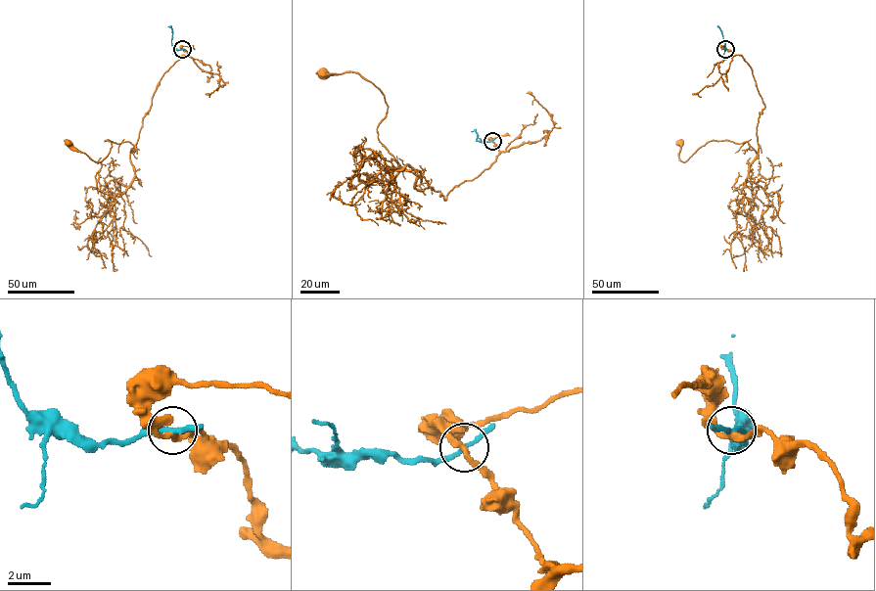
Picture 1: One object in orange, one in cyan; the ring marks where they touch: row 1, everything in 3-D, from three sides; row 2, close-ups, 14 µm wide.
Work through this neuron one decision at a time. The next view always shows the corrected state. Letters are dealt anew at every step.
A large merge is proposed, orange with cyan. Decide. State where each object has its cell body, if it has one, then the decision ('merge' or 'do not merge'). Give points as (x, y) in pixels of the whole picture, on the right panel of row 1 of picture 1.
orange (680, 143) | cyan none | do not merge

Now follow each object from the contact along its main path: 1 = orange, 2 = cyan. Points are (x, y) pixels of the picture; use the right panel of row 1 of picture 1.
1: (725, 49), (752, 68), (764, 106), (759, 150), (747, 142), (711, 140), (682, 161), (681, 143)
2: (725, 49), (718, 26)

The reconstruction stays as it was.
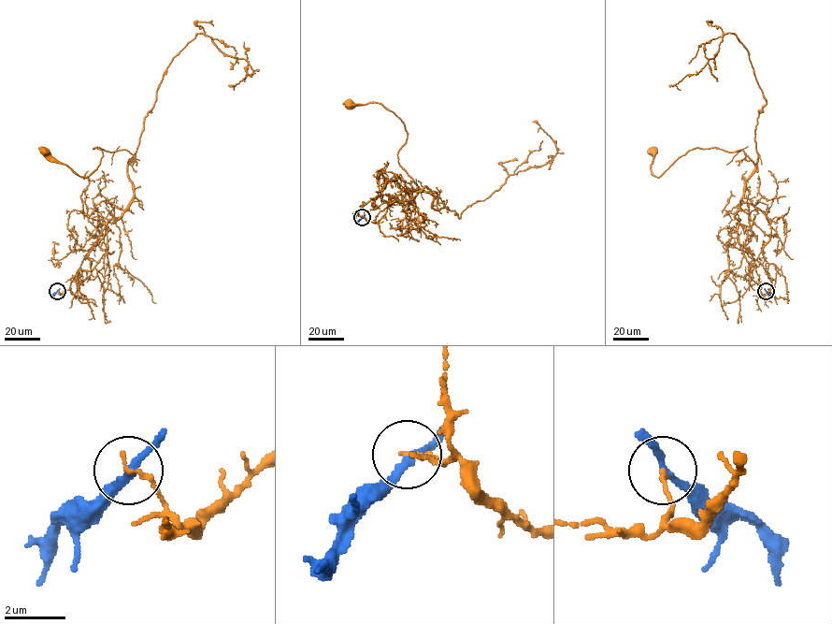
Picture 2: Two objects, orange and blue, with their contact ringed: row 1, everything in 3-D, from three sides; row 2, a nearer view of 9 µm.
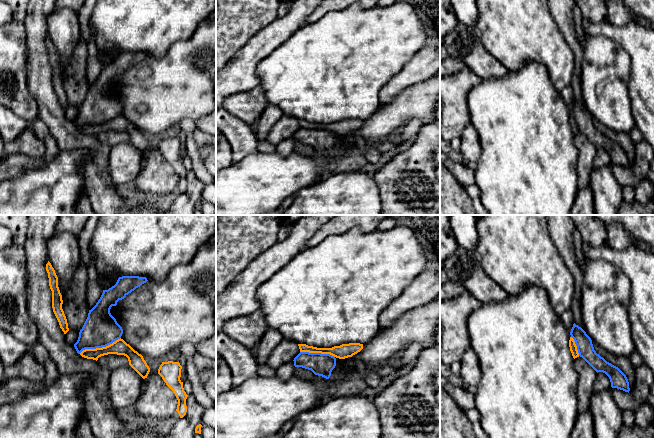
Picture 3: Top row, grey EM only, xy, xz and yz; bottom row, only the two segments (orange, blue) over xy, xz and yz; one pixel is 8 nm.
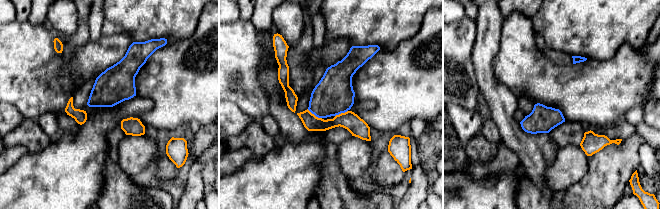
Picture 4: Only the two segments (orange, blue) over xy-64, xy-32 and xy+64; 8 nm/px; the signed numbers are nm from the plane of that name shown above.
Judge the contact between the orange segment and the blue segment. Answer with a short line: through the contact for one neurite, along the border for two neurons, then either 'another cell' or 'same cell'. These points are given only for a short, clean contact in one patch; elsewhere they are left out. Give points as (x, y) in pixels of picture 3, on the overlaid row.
line xy (120, 337), (105, 346), (85, 348), (79, 353); another cell

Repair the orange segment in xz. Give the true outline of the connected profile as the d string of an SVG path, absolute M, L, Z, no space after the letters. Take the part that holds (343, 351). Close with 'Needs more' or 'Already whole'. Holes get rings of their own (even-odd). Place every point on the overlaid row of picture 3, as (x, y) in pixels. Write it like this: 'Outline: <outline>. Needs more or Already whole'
Outline: M360 343L342 344L340 346L334 346L332 348L317 348L308 346L306 344L298 344L298 346L300 352L330 354L339 359L352 357L363 349L363 344Z. Already whole

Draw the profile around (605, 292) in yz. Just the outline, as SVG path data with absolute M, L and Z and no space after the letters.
M605 260L585 261L581 286L585 332L605 351L629 358L635 352L628 313L630 281Z

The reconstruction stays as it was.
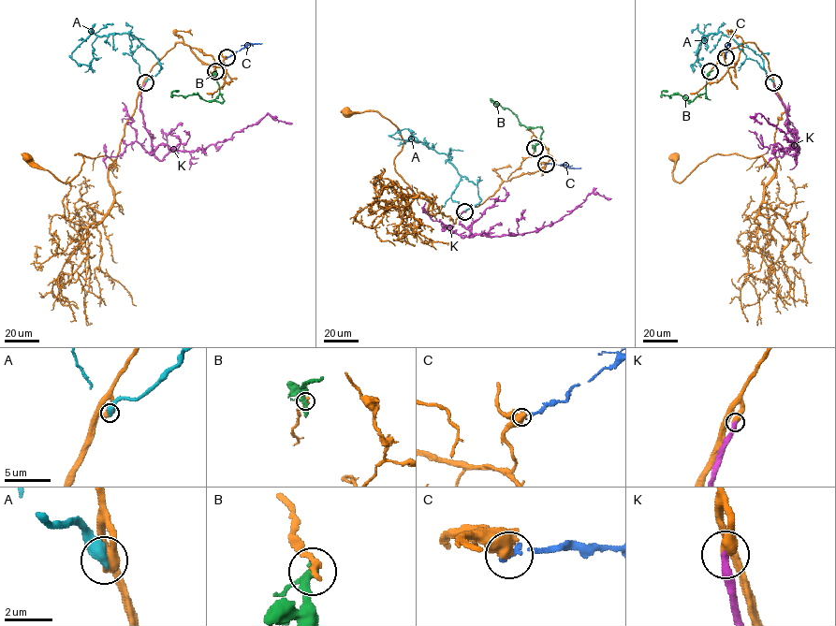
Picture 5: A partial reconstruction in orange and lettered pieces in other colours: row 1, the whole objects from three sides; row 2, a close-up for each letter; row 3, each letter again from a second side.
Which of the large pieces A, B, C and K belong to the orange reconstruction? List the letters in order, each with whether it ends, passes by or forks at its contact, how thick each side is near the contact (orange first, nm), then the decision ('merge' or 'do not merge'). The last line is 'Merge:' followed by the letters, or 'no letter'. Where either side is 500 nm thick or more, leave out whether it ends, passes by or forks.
A: 600/600 nm | do not merge
B: it forks | 320/240 nm | do not merge
C: 700/240 nm | do not merge
K: 550/400 nm | merge
Merge: K

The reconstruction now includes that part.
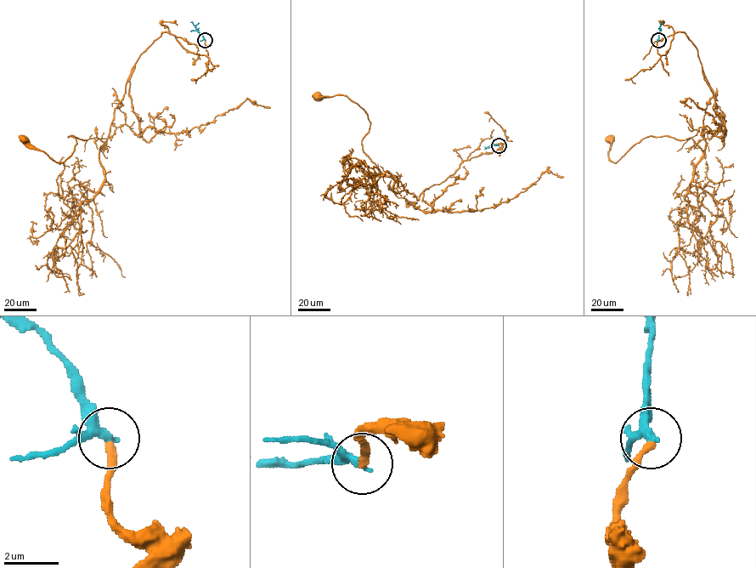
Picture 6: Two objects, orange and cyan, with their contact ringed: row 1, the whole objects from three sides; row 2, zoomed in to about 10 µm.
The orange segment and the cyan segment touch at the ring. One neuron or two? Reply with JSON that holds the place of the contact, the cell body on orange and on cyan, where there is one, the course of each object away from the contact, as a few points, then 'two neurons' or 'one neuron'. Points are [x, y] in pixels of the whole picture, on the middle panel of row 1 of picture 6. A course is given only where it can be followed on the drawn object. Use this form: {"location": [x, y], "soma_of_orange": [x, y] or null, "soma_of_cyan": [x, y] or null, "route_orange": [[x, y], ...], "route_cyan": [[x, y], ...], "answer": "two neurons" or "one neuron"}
{"location": [499, 145], "soma_of_orange": [318, 97], "soma_of_cyan": null, "route_orange": [[499, 145], [464, 161], [417, 200], [395, 192], [398, 182], [363, 150], [366, 112], [342, 95], [318, 99]], "route_cyan": [[499, 145], [484, 149]], "answer": "two neurons"}

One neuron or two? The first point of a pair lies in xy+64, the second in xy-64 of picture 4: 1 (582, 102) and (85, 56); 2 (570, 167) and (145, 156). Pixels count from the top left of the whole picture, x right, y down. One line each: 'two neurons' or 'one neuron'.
1: two neurons
2: one neuron

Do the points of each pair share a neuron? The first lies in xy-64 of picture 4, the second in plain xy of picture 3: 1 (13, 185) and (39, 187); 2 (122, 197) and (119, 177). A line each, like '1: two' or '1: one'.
1: one
2: two

